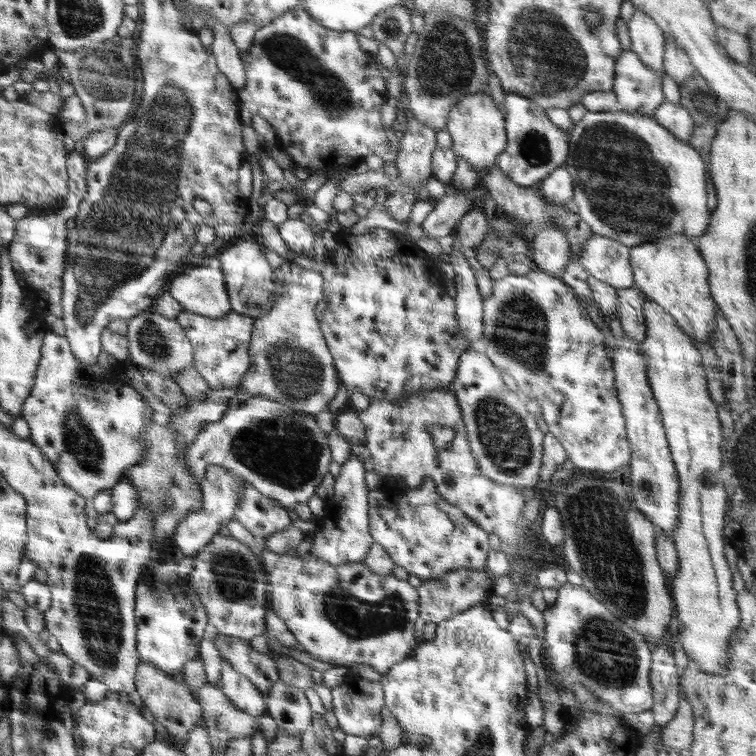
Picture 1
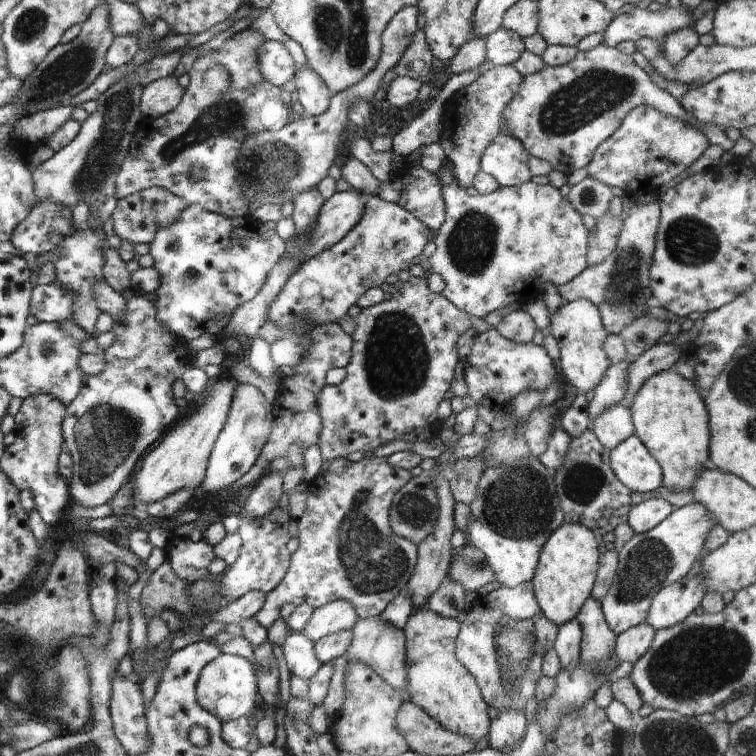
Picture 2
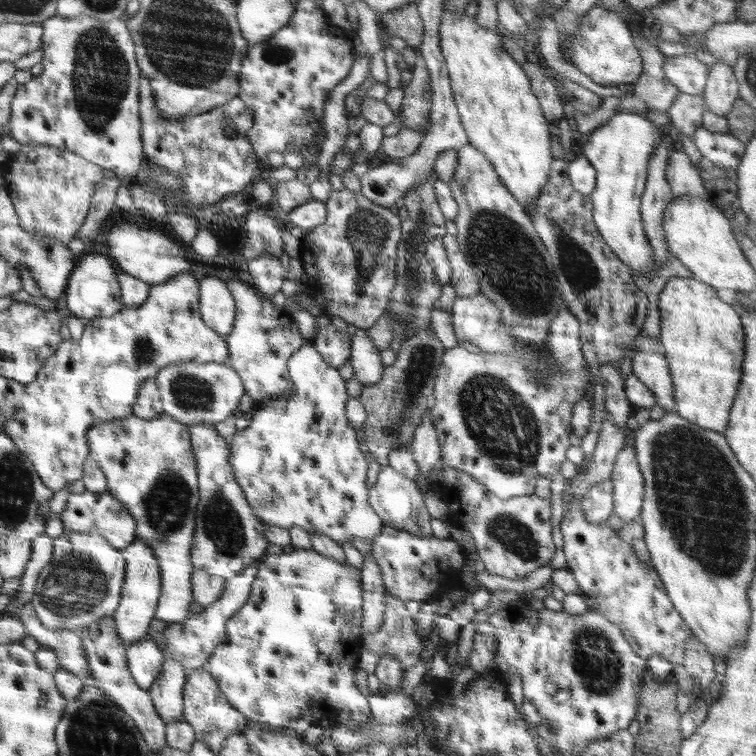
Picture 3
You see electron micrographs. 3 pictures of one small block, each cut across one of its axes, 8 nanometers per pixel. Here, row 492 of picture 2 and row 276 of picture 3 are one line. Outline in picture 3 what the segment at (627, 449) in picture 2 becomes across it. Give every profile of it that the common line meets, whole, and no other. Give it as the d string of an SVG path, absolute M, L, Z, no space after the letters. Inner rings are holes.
M618 112L590 134L583 155L596 171L596 184L589 195L594 225L613 253L629 268L631 275L636 273L634 277L645 279L651 279L651 272L658 270L653 264L653 252L641 216L641 196L648 176L648 161L660 141L660 134L655 130L655 124L646 115Z

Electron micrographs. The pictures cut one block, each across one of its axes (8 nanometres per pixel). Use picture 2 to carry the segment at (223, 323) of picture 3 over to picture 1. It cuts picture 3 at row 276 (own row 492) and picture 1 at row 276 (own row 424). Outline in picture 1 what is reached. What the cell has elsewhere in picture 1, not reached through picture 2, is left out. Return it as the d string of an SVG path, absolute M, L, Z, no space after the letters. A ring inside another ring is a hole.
M248 235L239 236L239 241L234 246L219 251L218 259L224 273L231 310L252 318L268 314L275 301L273 269L254 238Z

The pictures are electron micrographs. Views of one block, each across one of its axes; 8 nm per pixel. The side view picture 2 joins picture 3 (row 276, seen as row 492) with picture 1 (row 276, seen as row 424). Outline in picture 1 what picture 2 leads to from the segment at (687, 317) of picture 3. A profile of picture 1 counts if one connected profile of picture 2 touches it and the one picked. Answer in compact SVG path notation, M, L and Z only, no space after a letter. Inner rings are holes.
M685 234L632 246L629 250L634 286L658 303L692 340L710 344L717 306L709 285L709 270L699 243Z

